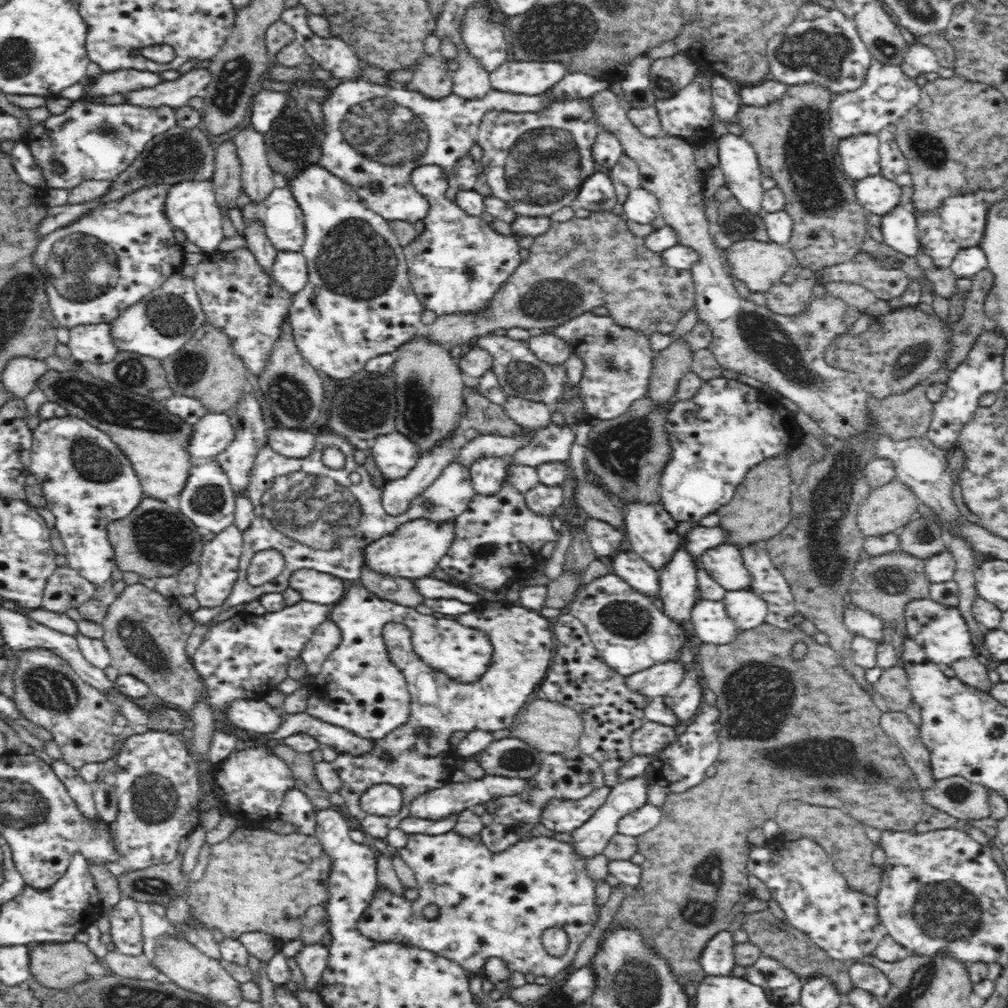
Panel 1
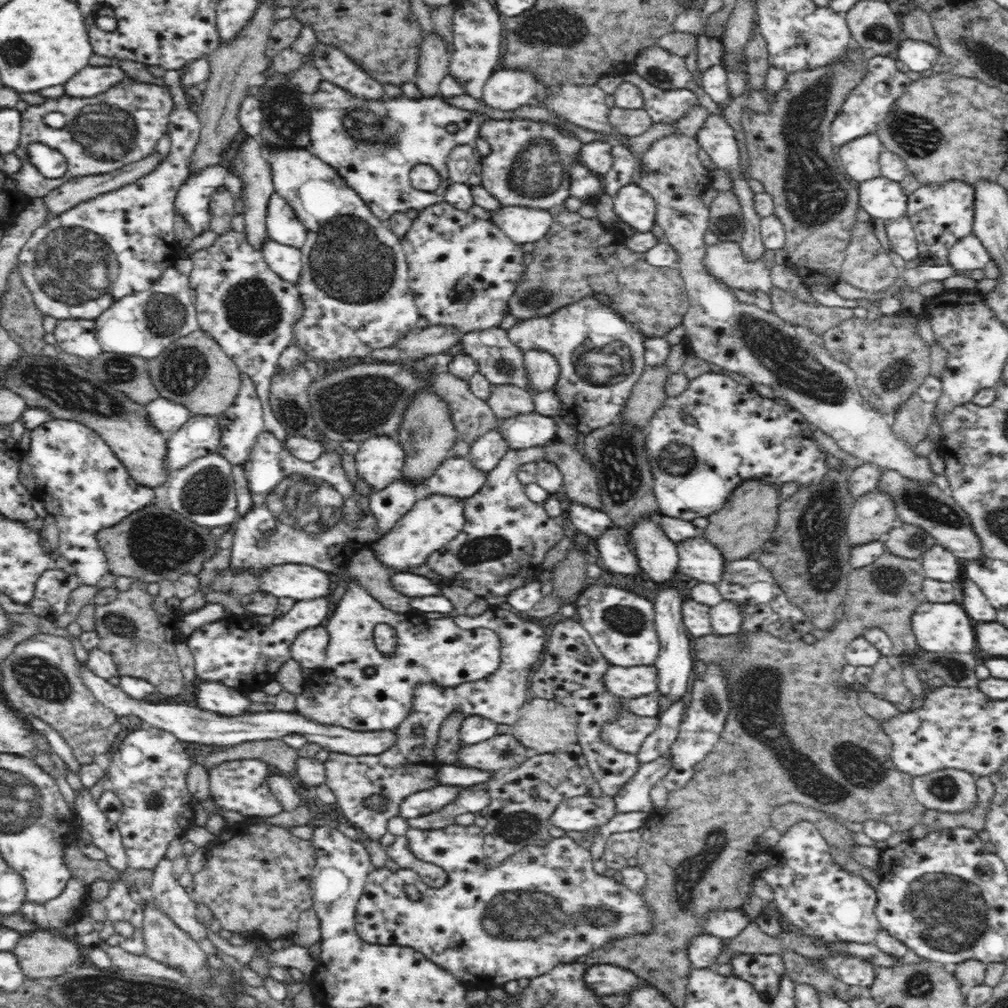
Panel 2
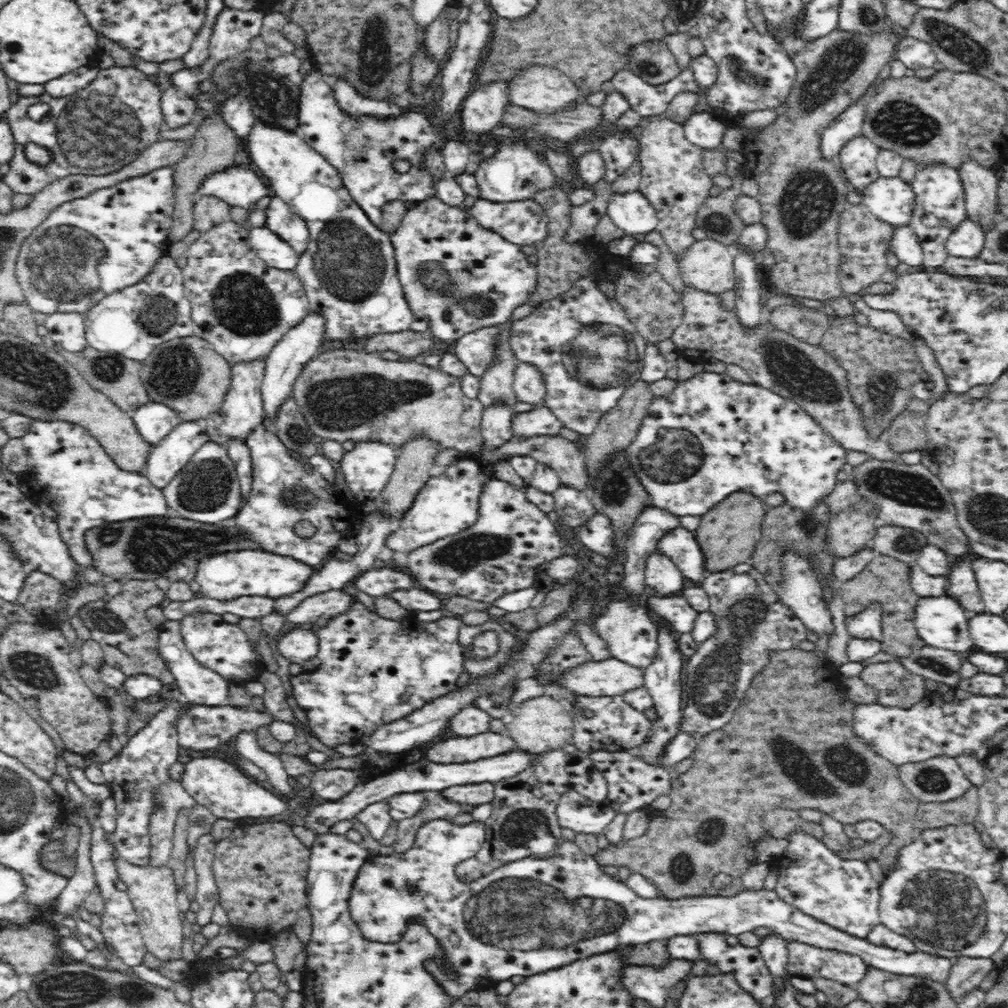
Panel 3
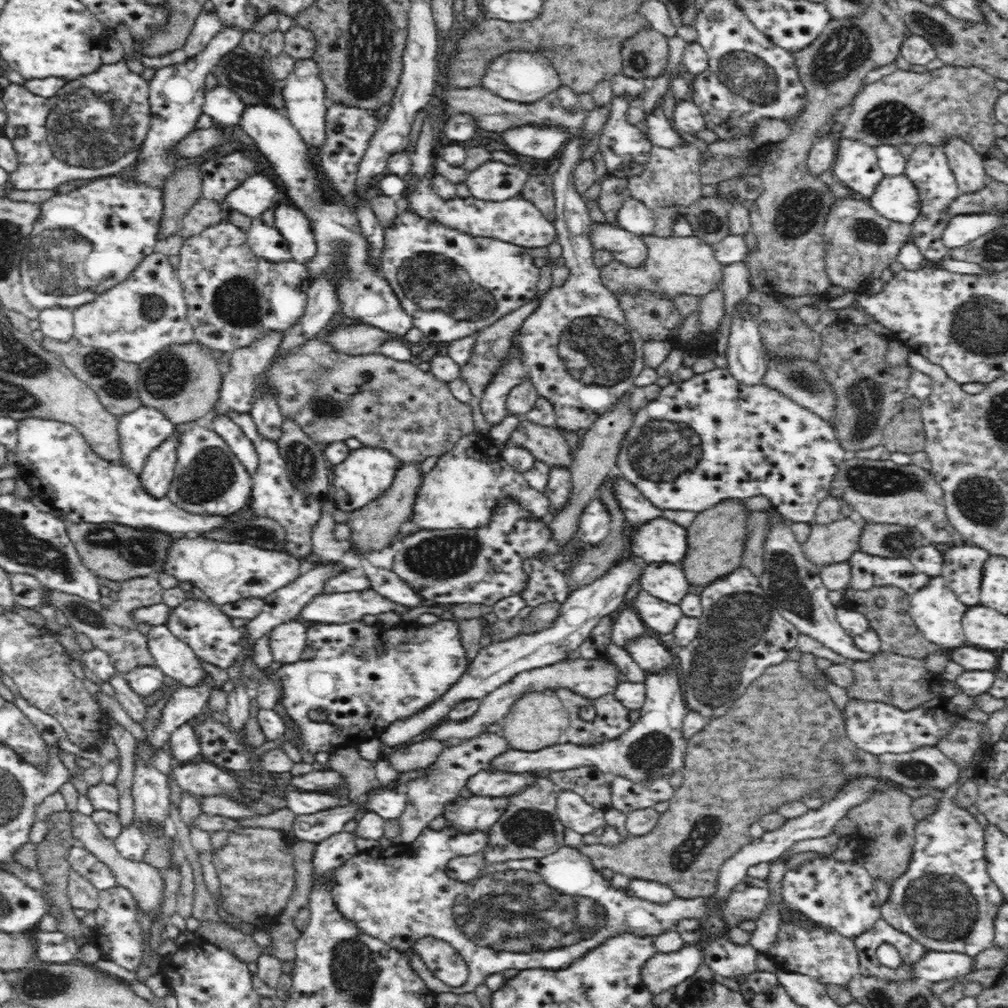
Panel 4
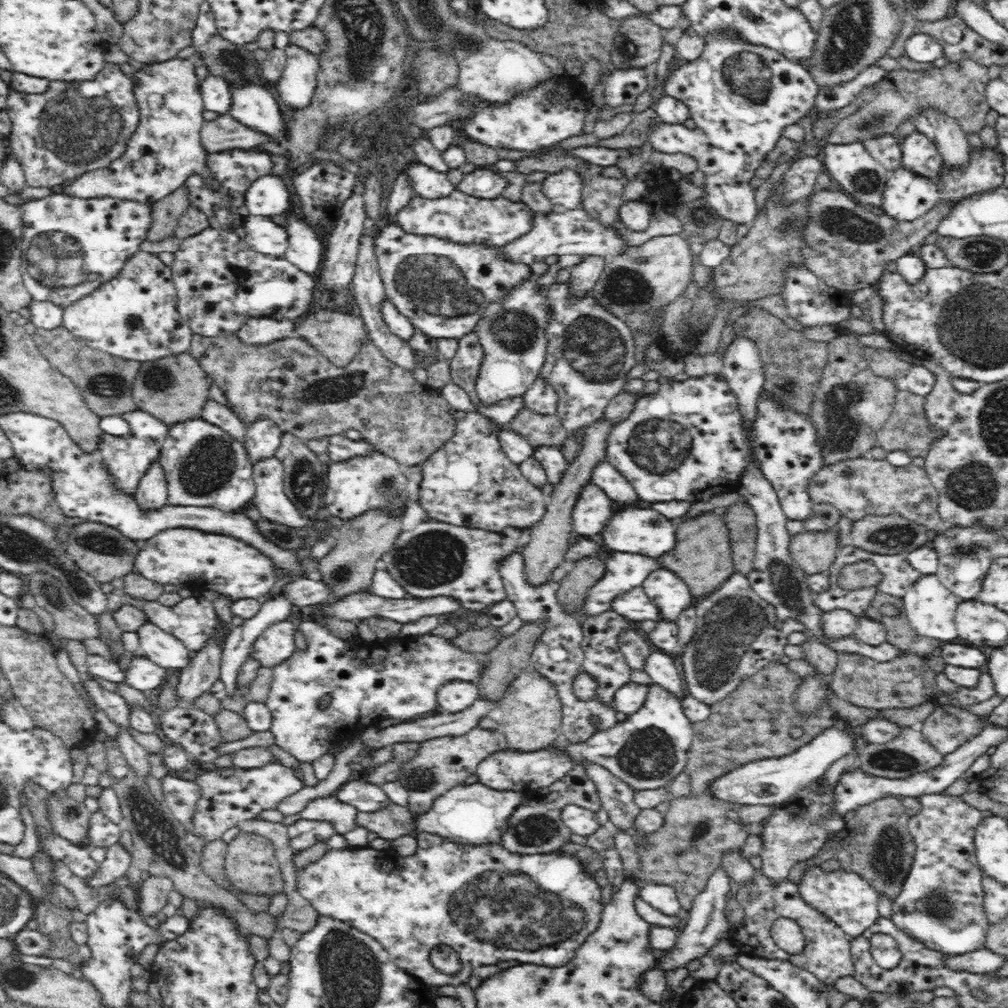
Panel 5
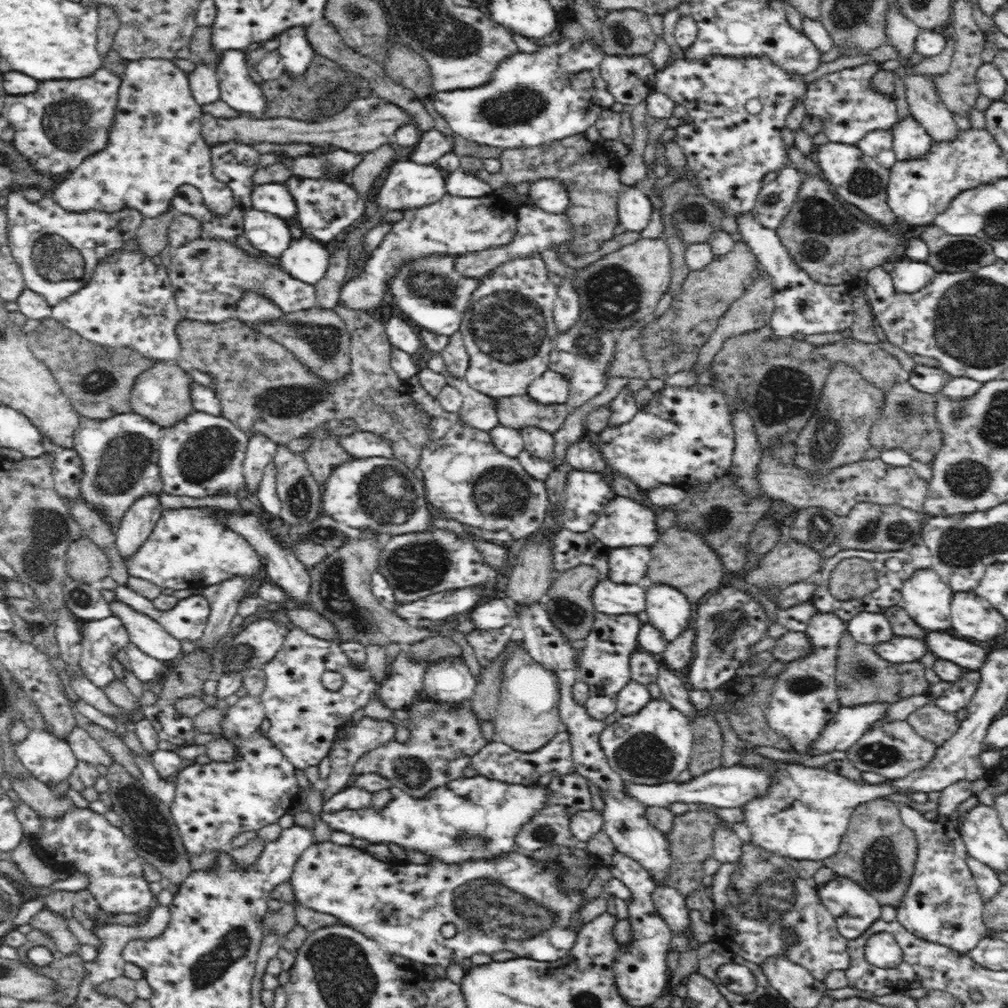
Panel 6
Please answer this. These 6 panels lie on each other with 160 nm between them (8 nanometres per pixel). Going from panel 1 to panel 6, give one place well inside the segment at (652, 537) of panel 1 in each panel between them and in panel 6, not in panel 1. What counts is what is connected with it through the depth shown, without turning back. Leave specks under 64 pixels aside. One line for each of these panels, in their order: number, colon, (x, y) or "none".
2: (657, 554)
3: (662, 575)
4: (666, 581)
5: (671, 594)
6: (668, 610)

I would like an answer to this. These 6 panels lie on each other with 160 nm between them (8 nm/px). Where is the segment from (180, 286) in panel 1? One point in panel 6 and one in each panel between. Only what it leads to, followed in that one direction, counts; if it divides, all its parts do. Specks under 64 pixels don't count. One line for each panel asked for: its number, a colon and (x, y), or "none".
2: (143, 324)
3: (132, 322)
4: (133, 320)
5: (134, 316)
6: (129, 303)

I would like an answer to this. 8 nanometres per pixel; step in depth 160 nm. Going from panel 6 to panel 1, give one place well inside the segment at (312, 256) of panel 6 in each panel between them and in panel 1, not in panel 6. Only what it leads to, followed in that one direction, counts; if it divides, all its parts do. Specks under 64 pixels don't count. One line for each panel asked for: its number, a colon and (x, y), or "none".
1: (278, 213)
2: (282, 224)
3: (280, 219)
4: (295, 228)
5: (305, 250)

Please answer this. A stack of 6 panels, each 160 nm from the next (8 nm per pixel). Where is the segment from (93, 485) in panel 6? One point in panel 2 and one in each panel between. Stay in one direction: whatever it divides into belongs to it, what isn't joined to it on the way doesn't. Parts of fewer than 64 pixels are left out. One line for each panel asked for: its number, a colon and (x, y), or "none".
2: (167, 417)
3: (153, 421)
4: (140, 432)
5: (127, 458)

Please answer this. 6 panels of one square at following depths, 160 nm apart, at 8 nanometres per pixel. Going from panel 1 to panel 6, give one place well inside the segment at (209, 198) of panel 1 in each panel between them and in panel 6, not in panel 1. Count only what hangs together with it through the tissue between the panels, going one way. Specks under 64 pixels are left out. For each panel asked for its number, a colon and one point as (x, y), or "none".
2: (192, 199)
3: (238, 187)
4: (257, 193)
5: (267, 196)
6: (275, 198)

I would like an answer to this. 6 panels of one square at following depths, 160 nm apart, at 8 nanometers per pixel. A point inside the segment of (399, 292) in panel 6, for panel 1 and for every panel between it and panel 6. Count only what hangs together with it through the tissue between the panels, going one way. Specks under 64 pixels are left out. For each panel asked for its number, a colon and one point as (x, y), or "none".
1: (455, 265)
2: (462, 269)
3: (459, 277)
4: (453, 284)
5: (441, 286)

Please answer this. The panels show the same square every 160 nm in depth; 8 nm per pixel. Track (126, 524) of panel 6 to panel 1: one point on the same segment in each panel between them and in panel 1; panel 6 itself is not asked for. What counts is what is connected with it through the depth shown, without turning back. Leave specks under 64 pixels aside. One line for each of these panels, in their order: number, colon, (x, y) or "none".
1: (215, 432)
2: (200, 435)
3: (166, 459)
4: (158, 472)
5: (151, 494)

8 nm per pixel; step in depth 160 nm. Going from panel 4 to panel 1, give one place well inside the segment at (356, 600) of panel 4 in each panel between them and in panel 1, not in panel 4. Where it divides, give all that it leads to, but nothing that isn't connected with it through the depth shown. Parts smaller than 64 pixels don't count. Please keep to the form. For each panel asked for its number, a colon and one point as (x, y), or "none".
1: (243, 658)
2: (239, 654)
3: (322, 606)

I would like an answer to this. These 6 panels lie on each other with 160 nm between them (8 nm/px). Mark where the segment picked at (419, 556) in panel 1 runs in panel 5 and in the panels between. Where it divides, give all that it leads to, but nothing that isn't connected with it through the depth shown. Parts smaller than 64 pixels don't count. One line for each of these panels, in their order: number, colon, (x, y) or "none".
2: (433, 522)
3: (448, 504)
4: (462, 490)
5: (469, 482)

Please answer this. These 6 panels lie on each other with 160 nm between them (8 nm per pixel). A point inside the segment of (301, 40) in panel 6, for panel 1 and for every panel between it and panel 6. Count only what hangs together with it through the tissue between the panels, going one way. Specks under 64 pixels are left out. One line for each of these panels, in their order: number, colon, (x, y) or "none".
1: (371, 133)
2: (373, 145)
3: (363, 148)
4: (303, 92)
5: (299, 77)

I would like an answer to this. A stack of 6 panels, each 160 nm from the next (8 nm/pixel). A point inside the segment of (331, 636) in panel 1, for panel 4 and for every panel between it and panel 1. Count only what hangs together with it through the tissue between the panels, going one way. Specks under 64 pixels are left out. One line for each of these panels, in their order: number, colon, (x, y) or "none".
2: (308, 649)
3: (299, 644)
4: (287, 640)

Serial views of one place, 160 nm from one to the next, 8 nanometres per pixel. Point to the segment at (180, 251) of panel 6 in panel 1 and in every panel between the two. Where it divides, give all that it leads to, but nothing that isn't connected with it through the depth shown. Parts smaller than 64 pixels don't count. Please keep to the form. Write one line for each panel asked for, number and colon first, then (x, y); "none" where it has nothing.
1: (236, 296)
2: (250, 311)
3: (239, 304)
4: (233, 296)
5: (220, 281)

